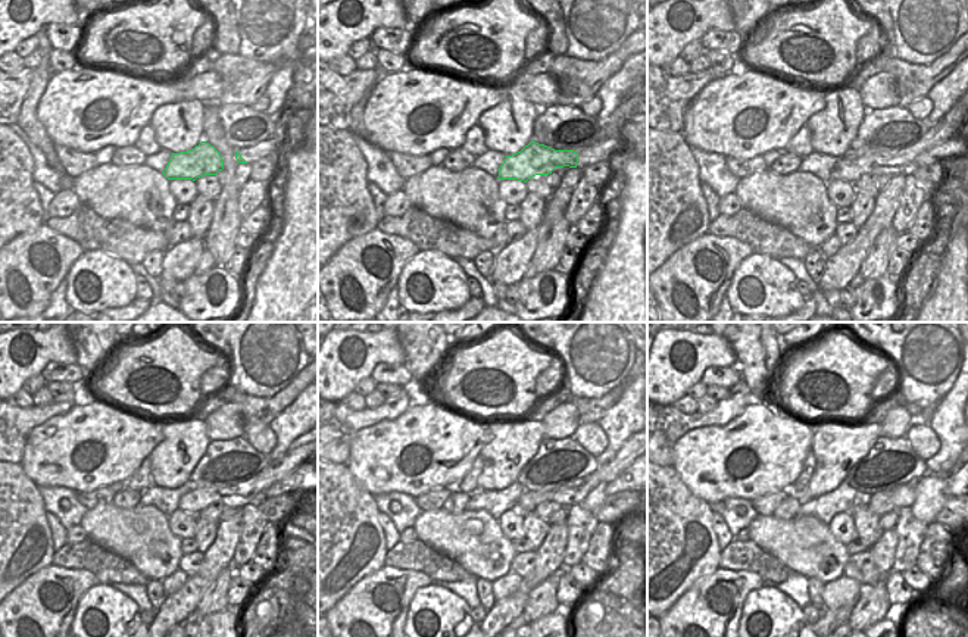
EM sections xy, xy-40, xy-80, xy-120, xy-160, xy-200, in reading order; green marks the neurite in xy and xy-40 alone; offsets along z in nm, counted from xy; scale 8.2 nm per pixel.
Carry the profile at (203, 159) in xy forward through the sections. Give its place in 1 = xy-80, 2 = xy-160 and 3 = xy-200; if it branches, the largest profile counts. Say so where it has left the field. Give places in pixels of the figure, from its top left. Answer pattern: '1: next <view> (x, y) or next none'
1: next xy-80 (851, 168)
2: next xy-160 (527, 502)
3: next xy-200 (906, 492)

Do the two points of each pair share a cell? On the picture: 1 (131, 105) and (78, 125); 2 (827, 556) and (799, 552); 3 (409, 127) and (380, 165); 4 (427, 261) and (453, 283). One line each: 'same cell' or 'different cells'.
1: same cell
2: same cell
3: different cells
4: same cell

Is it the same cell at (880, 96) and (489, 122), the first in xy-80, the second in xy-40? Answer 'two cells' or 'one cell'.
two cells

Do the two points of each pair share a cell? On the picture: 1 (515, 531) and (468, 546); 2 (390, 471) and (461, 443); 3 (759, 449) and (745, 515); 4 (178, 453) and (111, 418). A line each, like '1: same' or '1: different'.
1: different
2: same
3: different
4: different

